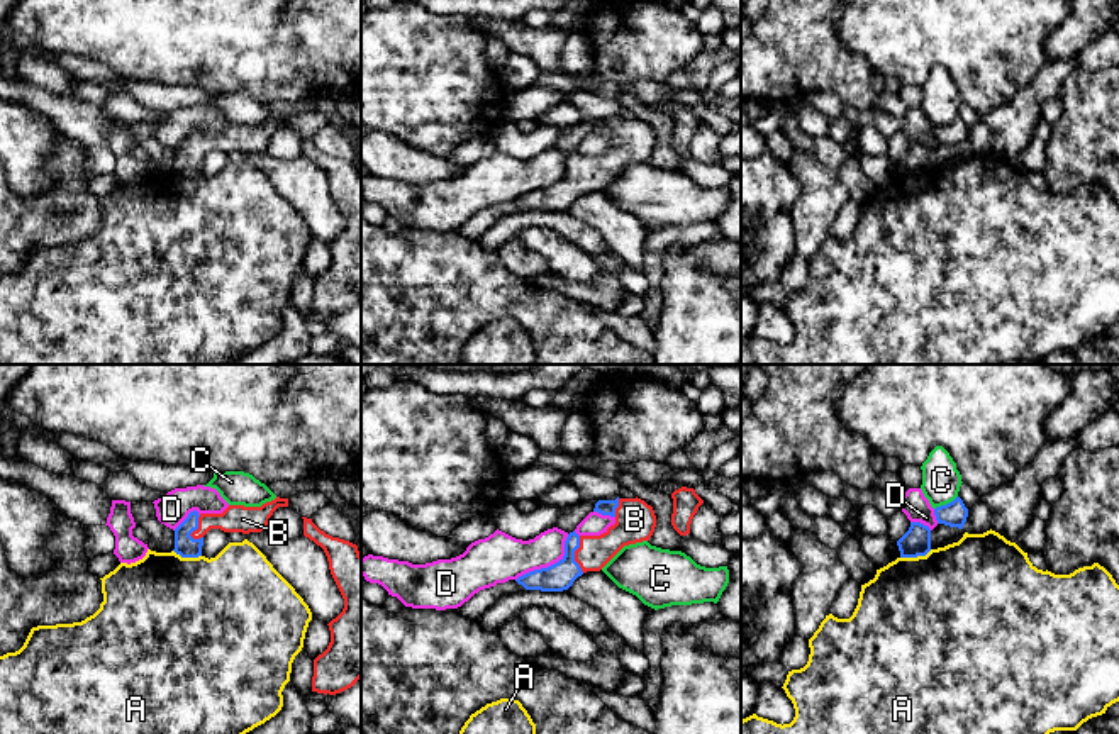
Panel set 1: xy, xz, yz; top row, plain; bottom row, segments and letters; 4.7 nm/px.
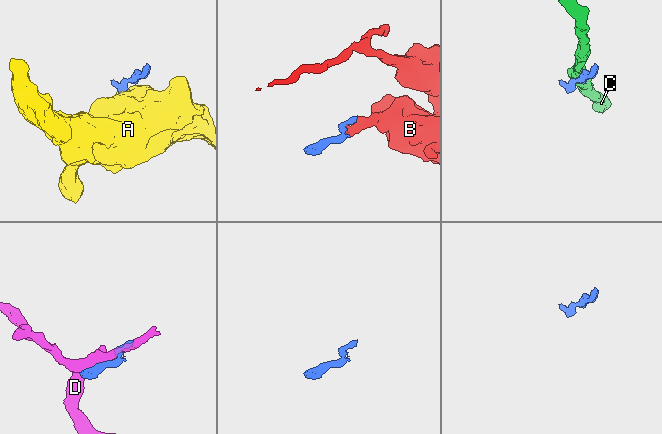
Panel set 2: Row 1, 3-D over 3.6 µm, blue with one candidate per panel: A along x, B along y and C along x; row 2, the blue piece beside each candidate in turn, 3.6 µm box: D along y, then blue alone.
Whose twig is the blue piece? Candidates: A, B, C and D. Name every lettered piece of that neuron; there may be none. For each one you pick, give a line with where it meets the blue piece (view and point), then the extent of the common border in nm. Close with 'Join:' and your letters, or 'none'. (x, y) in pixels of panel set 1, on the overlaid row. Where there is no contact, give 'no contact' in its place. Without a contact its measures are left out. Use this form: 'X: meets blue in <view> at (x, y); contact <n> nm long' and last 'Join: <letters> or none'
B: meets blue in xz at (573, 555); contact 180 nm long
Join: B

